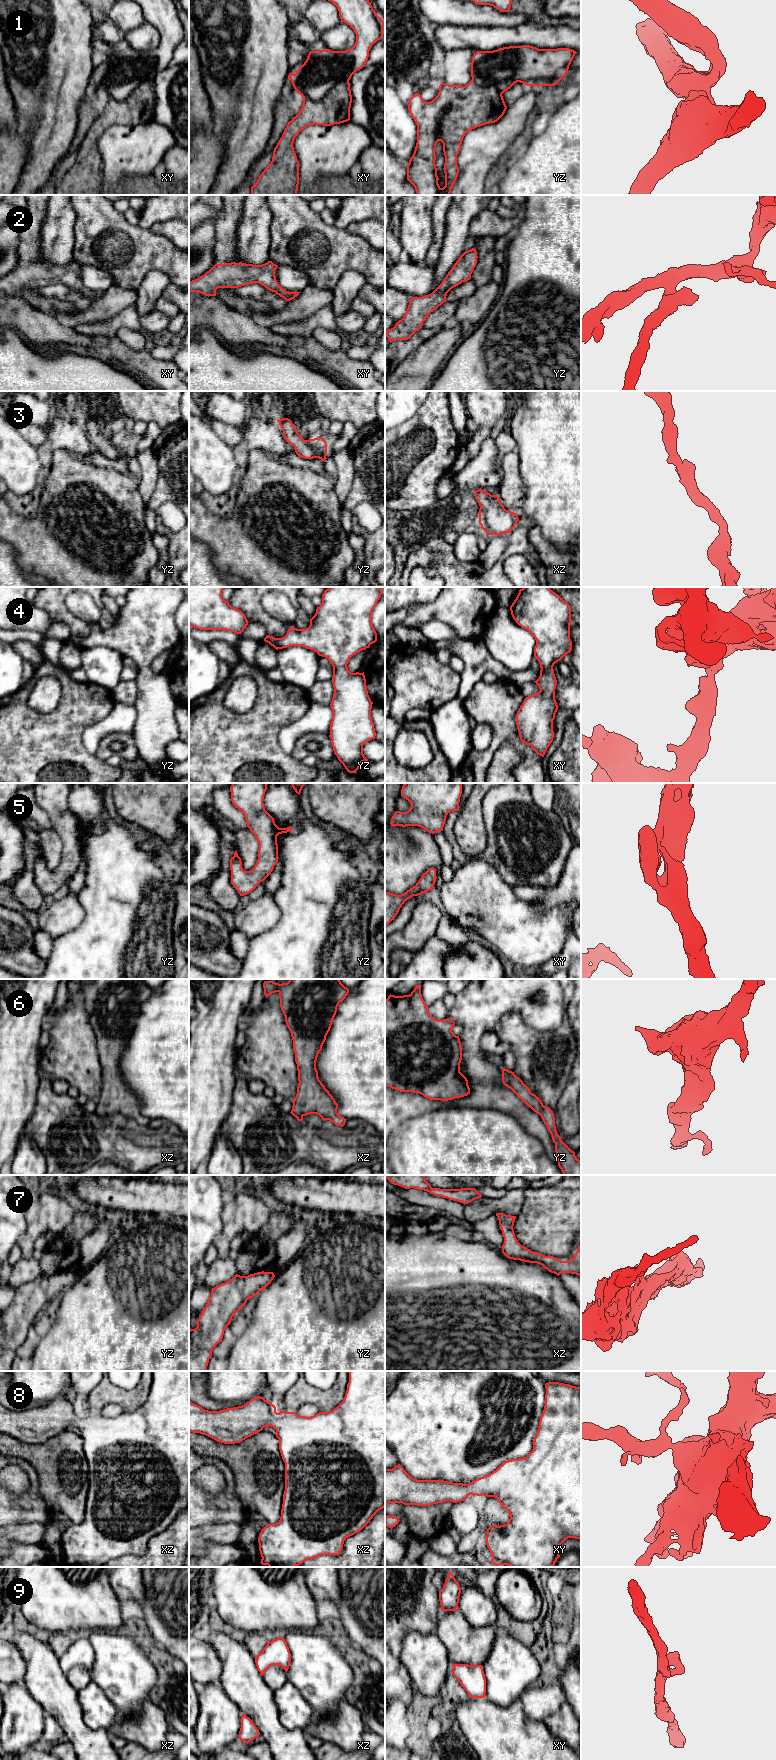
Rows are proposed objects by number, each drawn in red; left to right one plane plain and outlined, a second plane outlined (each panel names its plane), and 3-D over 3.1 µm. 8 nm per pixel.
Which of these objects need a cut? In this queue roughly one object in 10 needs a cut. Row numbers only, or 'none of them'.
1

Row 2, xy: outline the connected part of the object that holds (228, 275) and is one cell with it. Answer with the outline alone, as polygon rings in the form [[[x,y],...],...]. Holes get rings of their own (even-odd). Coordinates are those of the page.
[[[268,261],[262,265],[242,262],[215,264],[199,278],[189,282],[189,292],[199,292],[205,296],[216,296],[218,288],[238,288],[244,285],[259,283],[280,297],[290,301],[300,292],[289,292],[277,282],[275,270],[278,265]]]

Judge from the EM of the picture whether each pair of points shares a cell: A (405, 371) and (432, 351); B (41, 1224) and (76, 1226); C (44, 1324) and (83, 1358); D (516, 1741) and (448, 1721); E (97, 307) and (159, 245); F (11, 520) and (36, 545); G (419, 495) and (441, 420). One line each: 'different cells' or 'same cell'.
A: same cell
B: different cells
C: different cells
D: different cells
E: different cells
F: same cell
G: same cell

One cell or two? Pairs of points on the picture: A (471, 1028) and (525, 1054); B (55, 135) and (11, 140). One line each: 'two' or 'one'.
A: two
B: two

